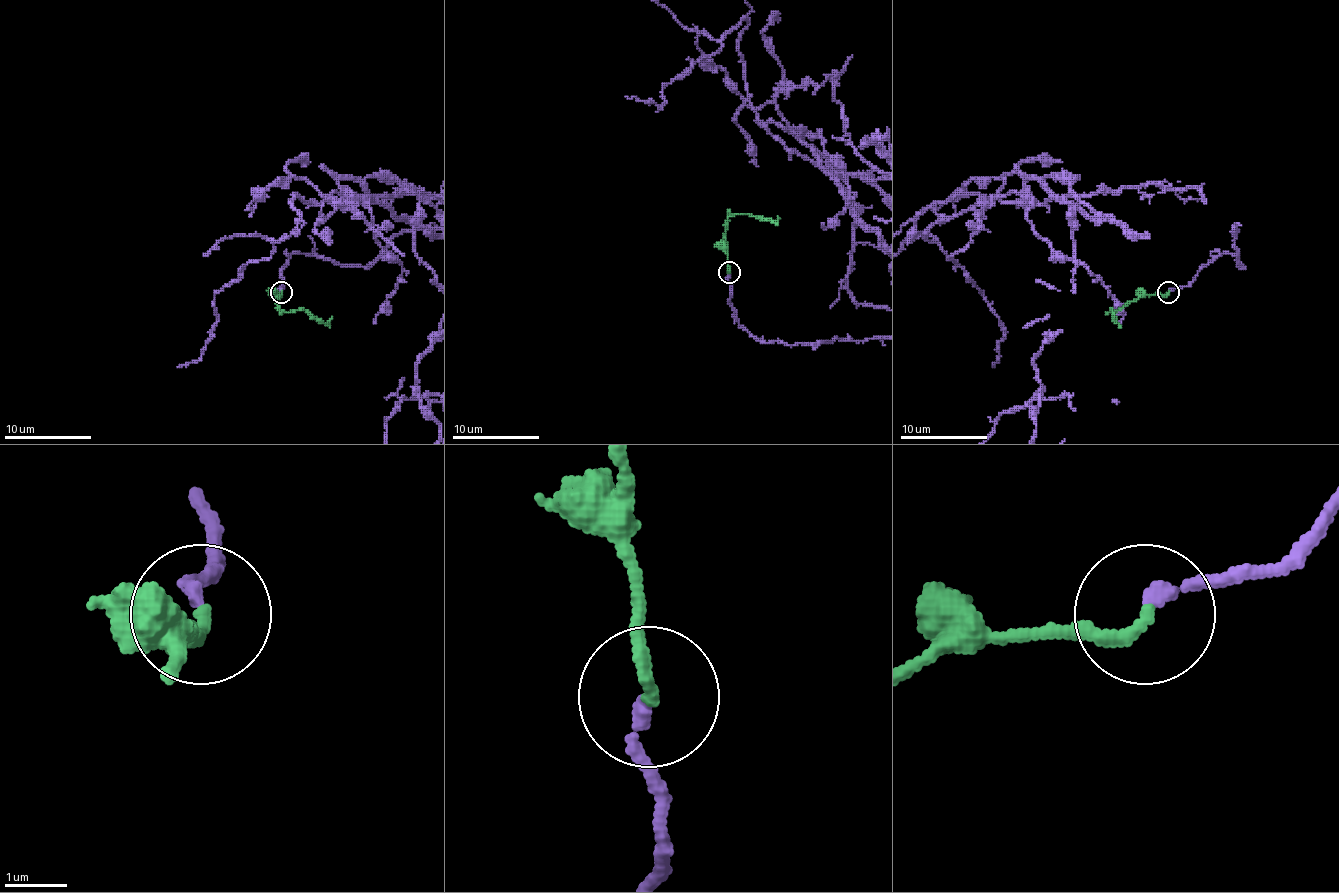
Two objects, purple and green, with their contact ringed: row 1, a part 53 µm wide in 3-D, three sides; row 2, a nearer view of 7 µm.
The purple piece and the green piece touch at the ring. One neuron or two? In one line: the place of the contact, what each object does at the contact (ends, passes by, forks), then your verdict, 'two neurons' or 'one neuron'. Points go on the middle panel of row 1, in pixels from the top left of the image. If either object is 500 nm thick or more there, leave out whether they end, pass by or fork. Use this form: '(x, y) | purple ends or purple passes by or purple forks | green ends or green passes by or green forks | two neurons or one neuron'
(729, 272) | purple ends | green ends | one neuron

